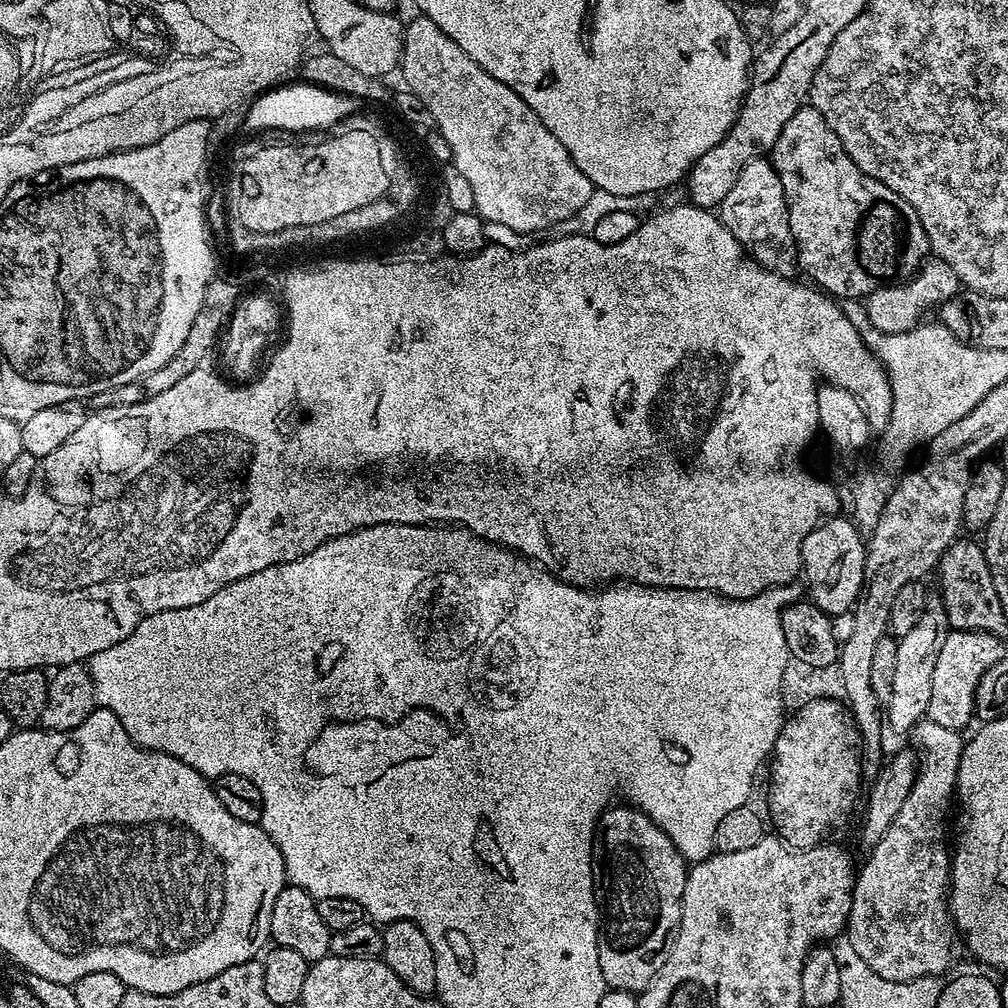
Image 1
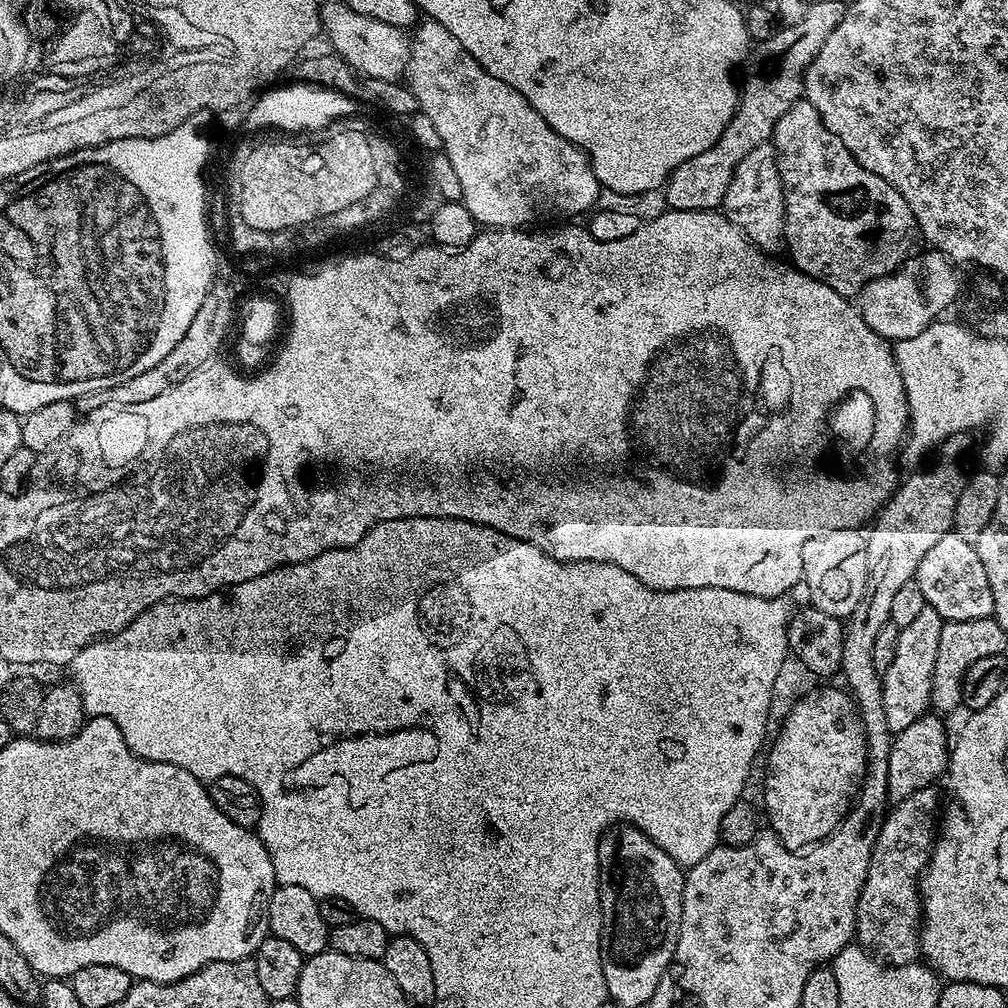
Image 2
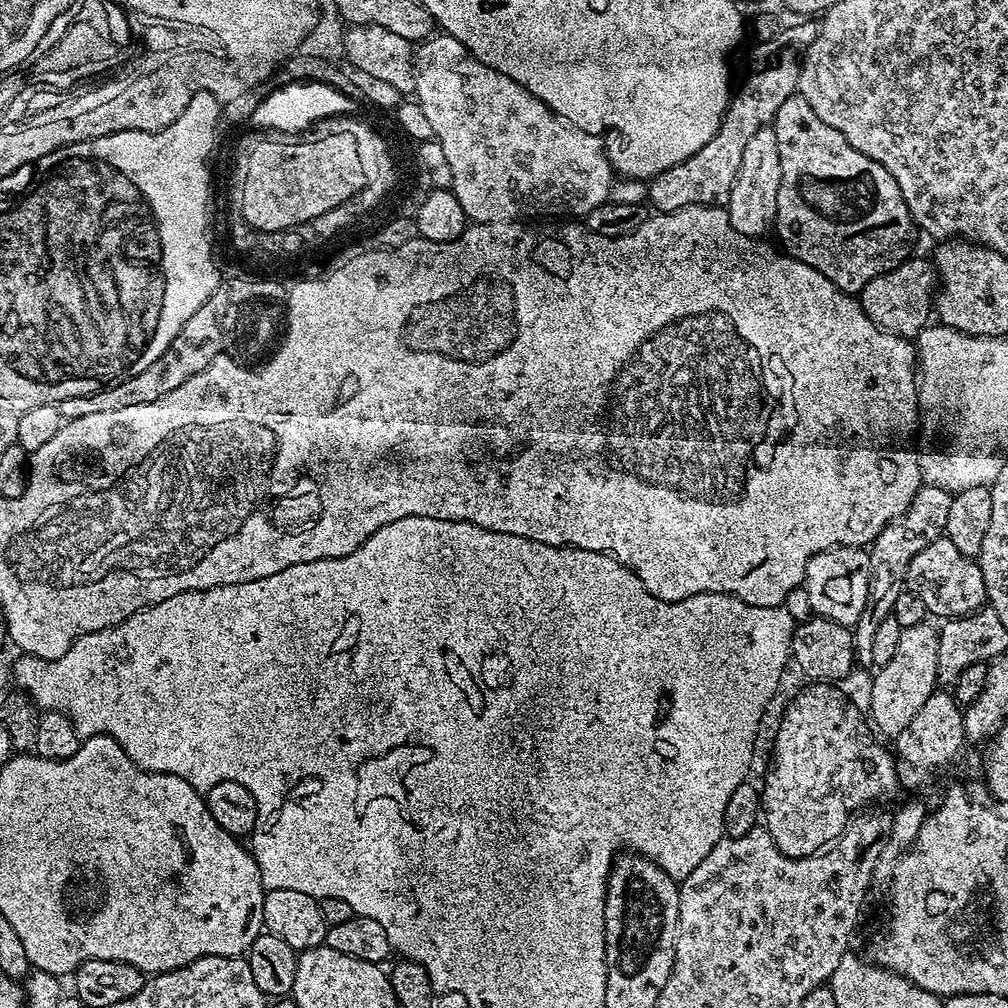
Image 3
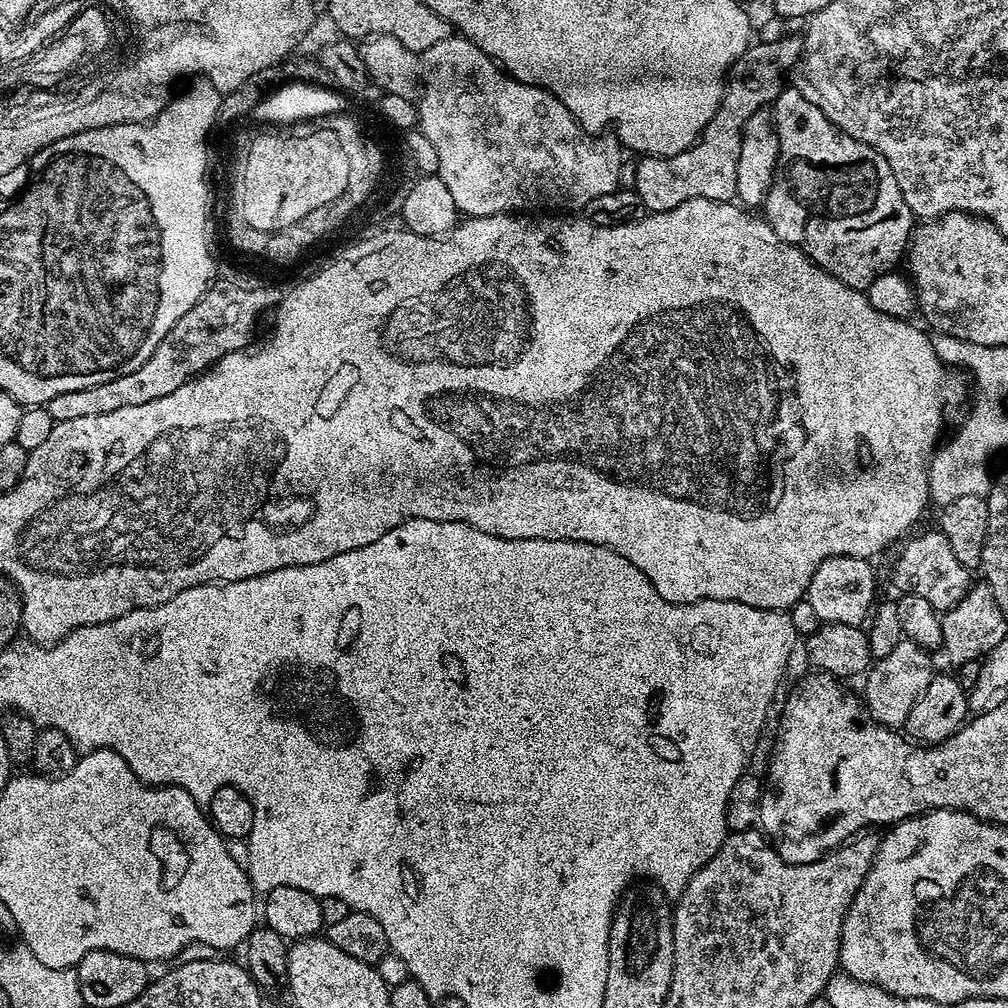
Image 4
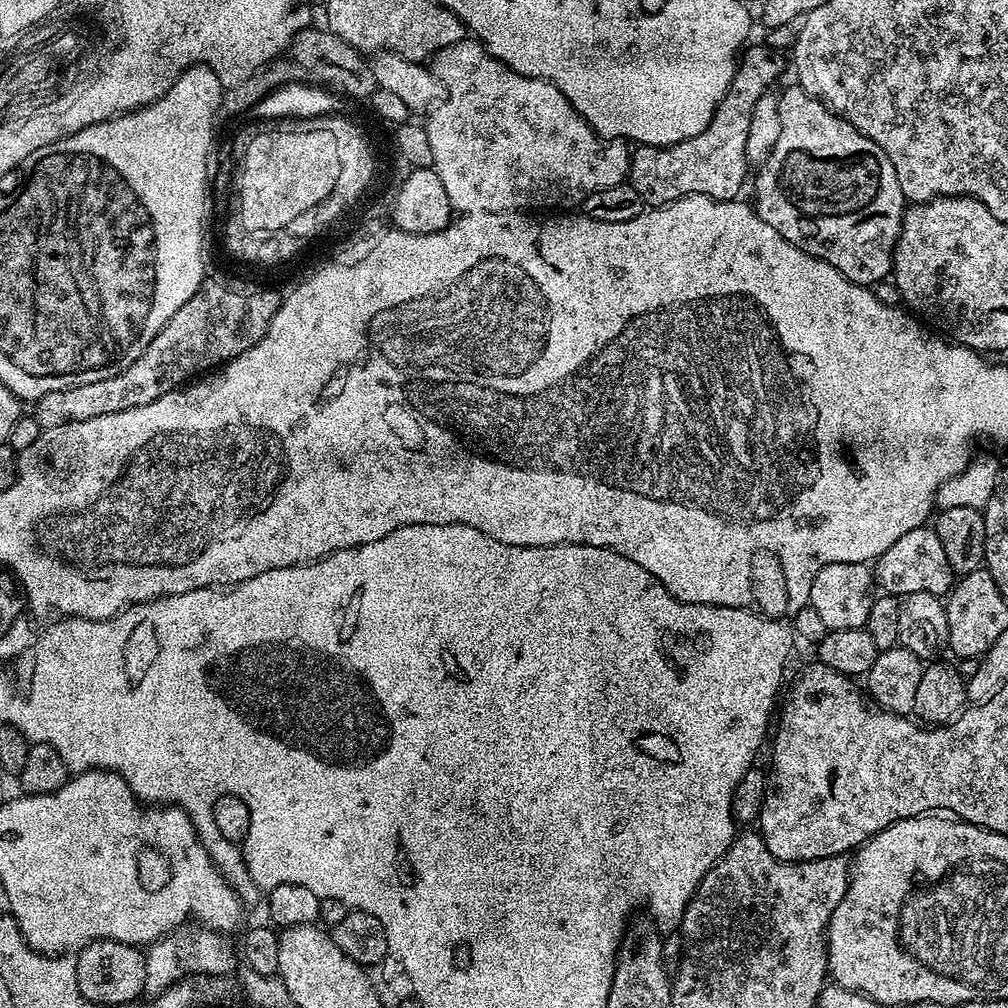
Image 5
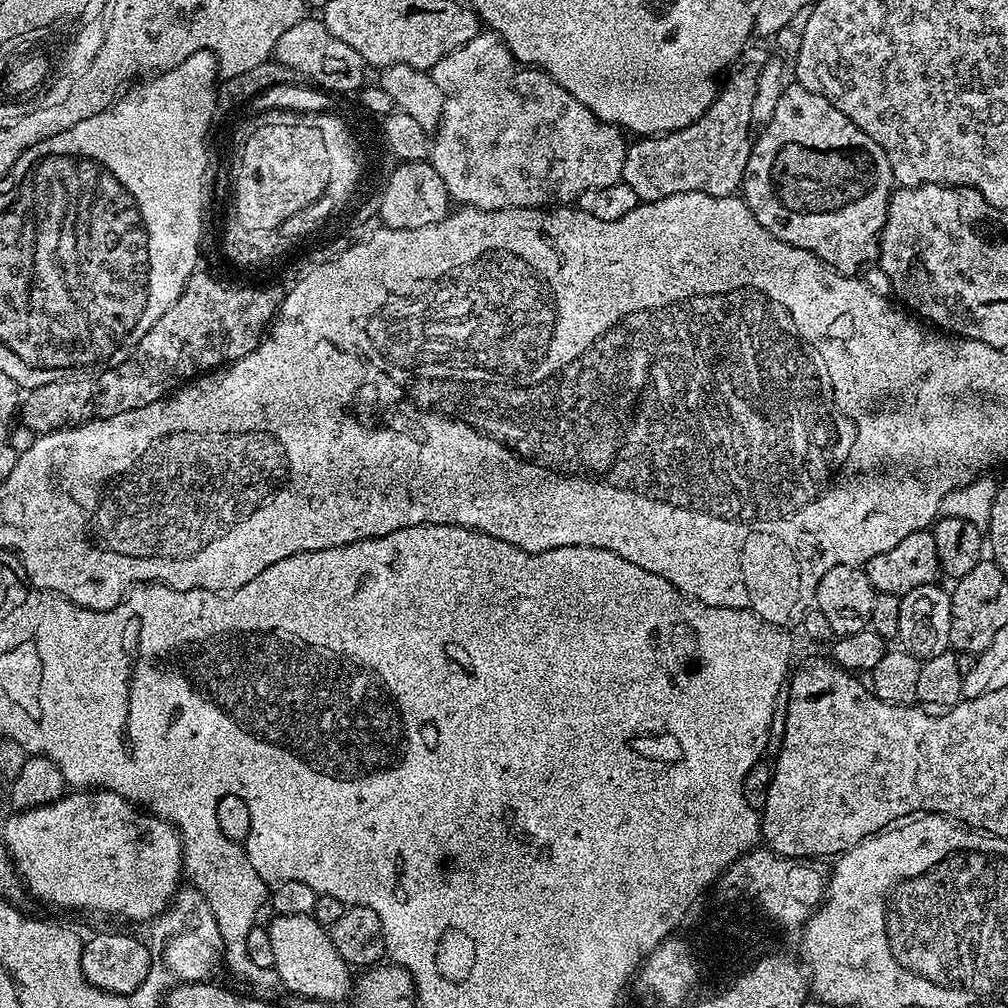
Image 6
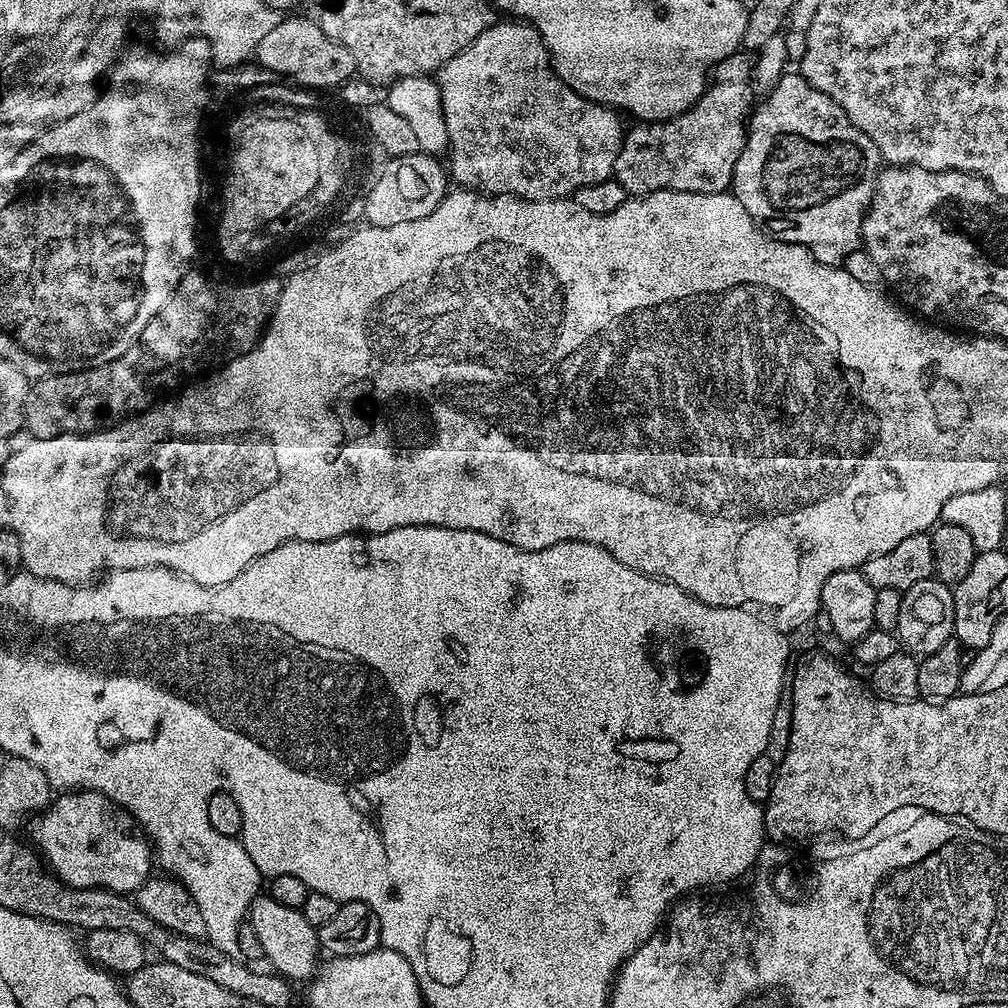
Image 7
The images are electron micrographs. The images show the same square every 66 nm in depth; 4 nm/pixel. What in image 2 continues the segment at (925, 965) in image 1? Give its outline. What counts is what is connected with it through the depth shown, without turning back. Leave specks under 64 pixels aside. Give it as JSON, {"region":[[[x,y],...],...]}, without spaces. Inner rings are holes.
{"region":[[[935,787],[918,790],[887,813],[858,898],[855,943],[889,966],[911,964],[920,951],[922,901],[918,895],[918,881],[928,867],[938,832],[942,800],[936,797],[936,791]]]}

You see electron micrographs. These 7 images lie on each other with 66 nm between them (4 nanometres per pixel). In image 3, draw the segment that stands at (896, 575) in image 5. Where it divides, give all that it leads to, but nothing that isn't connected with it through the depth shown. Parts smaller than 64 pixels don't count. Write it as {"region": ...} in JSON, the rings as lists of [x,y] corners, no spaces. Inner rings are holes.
{"region":[[[941,538],[926,546],[926,550],[914,554],[908,567],[907,591],[918,594],[933,617],[951,618],[968,616],[985,607],[988,595],[986,582],[982,582],[982,570],[973,557],[962,554],[955,548],[954,542]]]}

